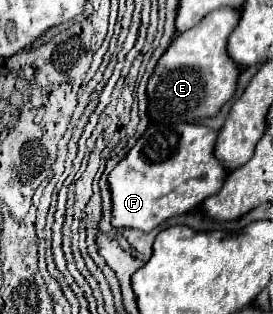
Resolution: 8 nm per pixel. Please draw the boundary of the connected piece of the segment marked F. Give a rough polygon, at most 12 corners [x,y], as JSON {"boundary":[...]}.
{"boundary":[[150,123],[110,173],[112,223],[152,231],[216,195],[218,133]]}

